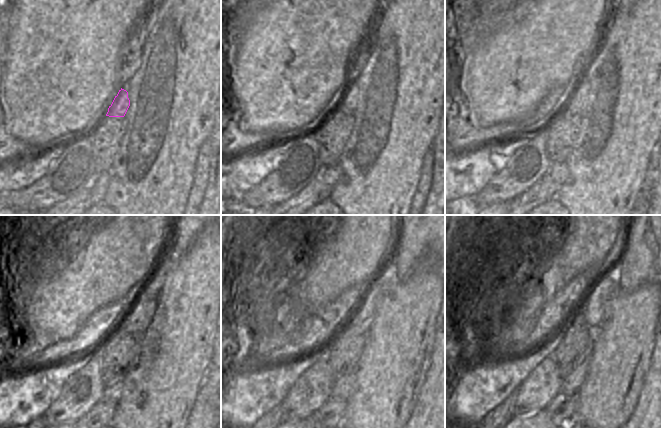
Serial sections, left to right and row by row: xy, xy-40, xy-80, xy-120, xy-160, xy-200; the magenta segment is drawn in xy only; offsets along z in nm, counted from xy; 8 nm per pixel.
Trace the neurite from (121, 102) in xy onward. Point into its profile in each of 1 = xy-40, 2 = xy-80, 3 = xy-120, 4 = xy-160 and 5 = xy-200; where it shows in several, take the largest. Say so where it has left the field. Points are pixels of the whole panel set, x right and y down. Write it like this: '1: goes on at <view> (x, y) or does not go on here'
1: goes on at xy-40 (346, 104)
2: goes on at xy-80 (573, 104)
3: goes on at xy-120 (133, 320)
4: goes on at xy-160 (363, 316)
5: goes on at xy-200 (605, 287)

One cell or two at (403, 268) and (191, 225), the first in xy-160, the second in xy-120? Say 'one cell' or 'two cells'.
one cell

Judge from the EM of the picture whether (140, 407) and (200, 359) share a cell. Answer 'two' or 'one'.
one

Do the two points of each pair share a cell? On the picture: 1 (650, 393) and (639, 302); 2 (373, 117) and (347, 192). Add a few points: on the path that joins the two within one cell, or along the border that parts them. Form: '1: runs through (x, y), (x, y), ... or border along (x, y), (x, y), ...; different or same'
1: border along (650, 359), (650, 367), (639, 394); different
2: runs through (373, 136), (373, 166), (366, 173); same

